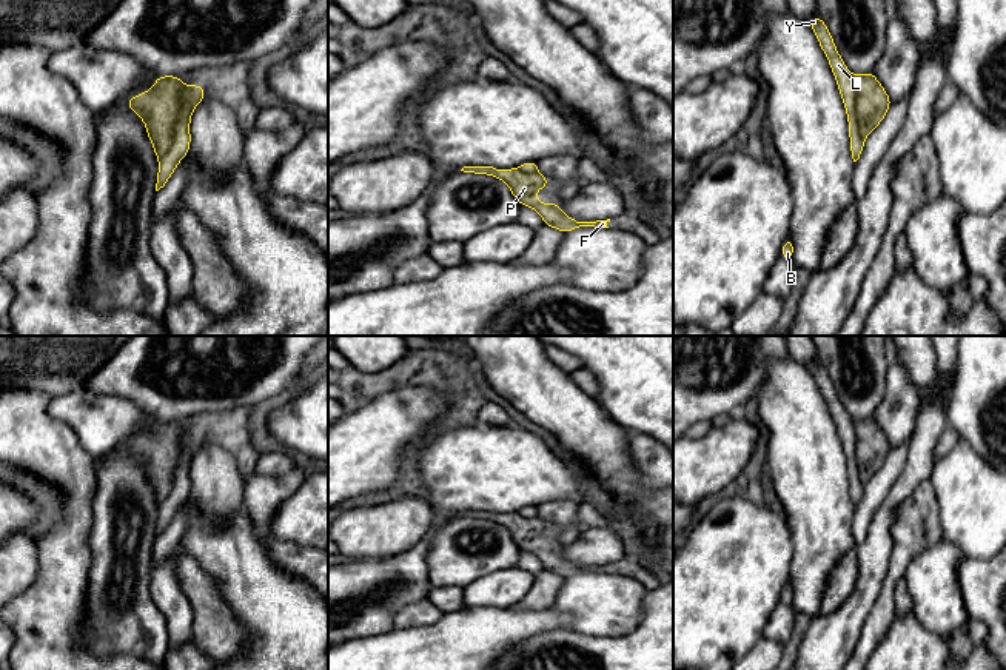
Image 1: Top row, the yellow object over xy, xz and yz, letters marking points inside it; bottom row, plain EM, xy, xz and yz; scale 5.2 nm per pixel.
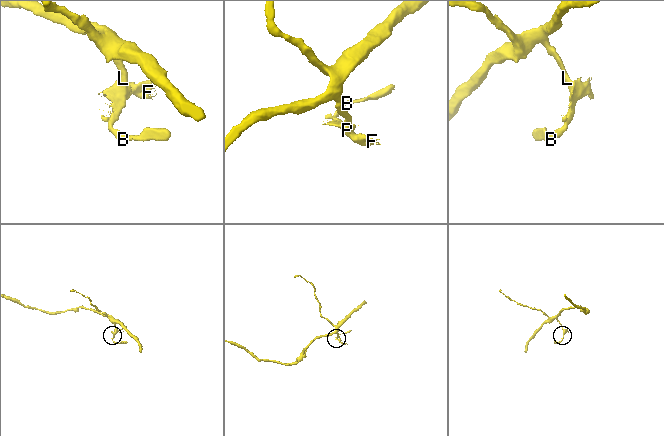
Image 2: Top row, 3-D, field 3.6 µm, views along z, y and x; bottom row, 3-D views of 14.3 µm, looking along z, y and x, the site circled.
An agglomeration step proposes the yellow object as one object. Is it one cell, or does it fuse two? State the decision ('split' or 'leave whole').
leave whole

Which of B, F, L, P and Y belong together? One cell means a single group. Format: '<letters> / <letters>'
B F L P Y

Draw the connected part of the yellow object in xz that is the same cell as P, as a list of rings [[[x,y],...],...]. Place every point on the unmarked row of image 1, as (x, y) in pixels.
[[[525,507],[519,513],[513,514],[498,514],[493,511],[464,511],[461,516],[501,524],[508,530],[511,539],[519,547],[519,550],[533,553],[542,562],[544,570],[556,573],[564,579],[579,571],[609,573],[607,568],[610,567],[610,564],[596,567],[578,567],[565,561],[561,556],[559,548],[553,547],[544,550],[541,545],[538,545],[535,542],[535,538],[550,530],[550,525],[538,518],[536,507]]]

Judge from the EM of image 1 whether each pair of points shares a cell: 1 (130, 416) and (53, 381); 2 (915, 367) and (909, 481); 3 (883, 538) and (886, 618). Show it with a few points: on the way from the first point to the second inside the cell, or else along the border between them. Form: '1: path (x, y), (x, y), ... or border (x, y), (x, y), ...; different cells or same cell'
1: border (85, 387), (54, 398); different cells
2: border (934, 359), (934, 379), (920, 395); different cells
3: border (892, 541), (888, 573), (871, 610); different cells

